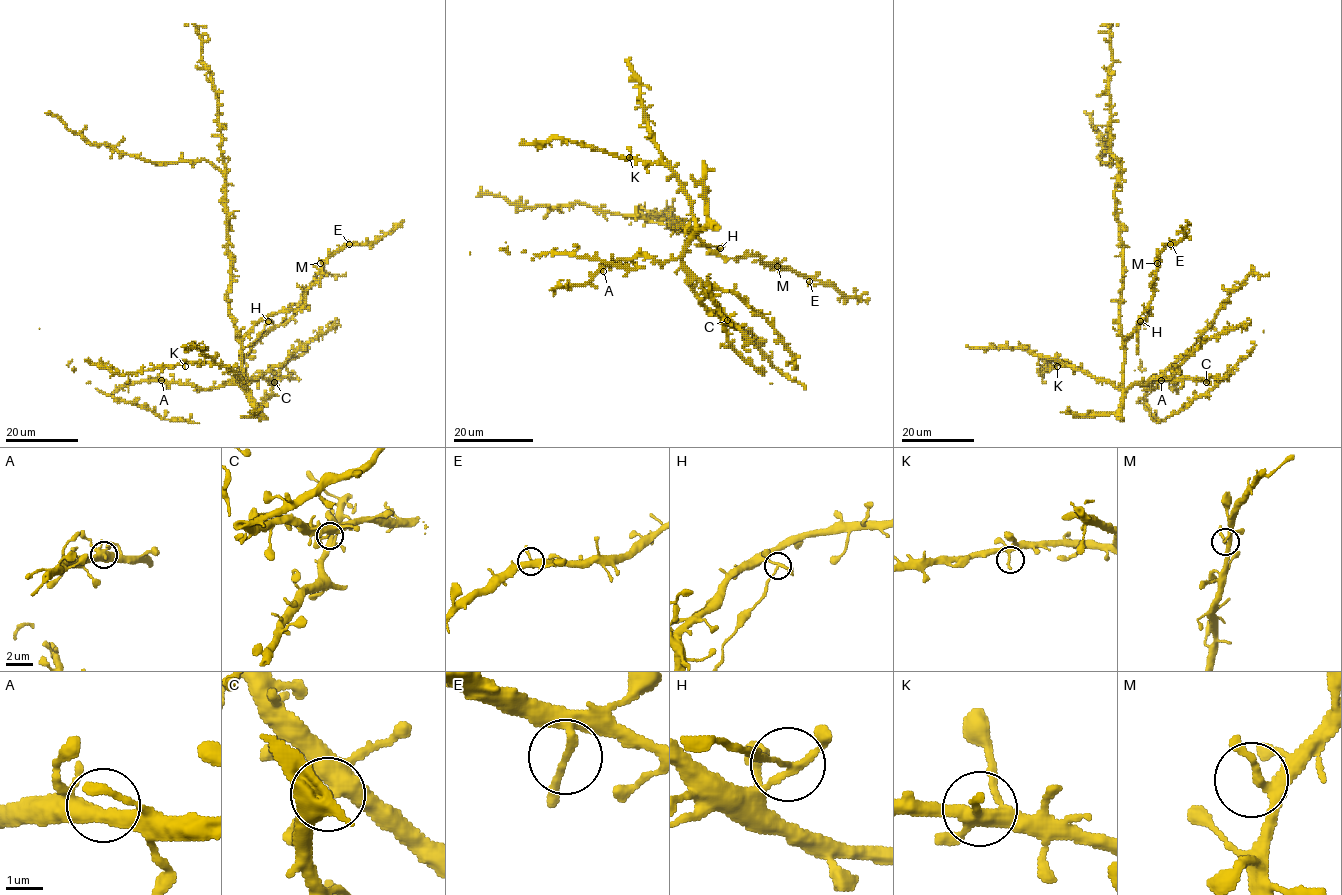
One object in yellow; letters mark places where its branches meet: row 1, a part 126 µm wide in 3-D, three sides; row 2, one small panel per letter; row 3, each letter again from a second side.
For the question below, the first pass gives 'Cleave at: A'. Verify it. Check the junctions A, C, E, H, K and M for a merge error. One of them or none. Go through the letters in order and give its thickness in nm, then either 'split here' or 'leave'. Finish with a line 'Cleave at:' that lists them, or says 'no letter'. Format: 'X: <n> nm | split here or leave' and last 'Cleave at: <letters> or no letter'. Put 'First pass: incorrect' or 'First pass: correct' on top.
First pass: incorrect
A: 200 nm | leave
C: 300 nm | leave
E: 200 nm | leave
H: 160 nm | leave
K: 240 nm | leave
M: 240 nm | leave
Cleave at: no letter

